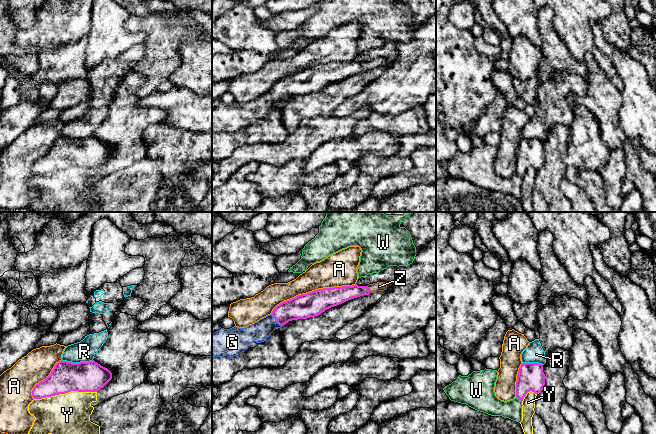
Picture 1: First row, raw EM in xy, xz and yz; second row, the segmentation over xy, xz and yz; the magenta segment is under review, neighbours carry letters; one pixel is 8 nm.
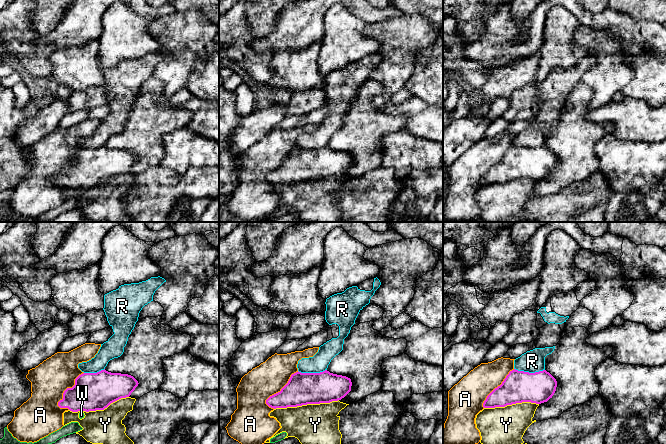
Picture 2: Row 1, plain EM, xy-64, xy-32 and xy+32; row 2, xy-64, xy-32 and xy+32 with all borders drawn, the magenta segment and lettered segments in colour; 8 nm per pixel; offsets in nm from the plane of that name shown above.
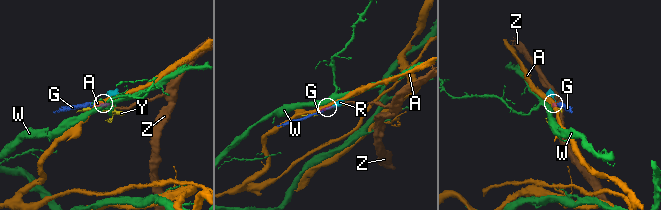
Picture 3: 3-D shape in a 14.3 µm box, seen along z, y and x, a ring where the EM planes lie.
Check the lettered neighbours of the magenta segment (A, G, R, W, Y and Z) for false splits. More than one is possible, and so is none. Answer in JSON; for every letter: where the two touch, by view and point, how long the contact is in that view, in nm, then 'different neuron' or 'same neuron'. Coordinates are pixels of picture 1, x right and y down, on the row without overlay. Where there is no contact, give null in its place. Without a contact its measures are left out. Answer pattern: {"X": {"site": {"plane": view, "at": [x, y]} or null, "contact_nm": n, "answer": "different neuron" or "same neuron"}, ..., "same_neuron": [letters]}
{"A": {"site": {"plane": "xz", "at": [312, 67]}, "contact_nm": 750, "answer": "different neuron"}, "G": {"site": {"plane": "xz", "at": [276, 97]}, "contact_nm": 140, "answer": "same neuron"}, "R": {"site": {"plane": "xy", "at": [76, 139]}, "contact_nm": 260, "answer": "different neuron"}, "W": {"site": {"plane": "yz", "at": [519, 175]}, "contact_nm": 60, "answer": "different neuron"}, "Y": {"site": {"plane": "xy", "at": [65, 168]}, "contact_nm": 500, "answer": "different neuron"}, "Z": {"site": {"plane": "xz", "at": [368, 65]}, "contact_nm": 70, "answer": "same neuron"}, "same_neuron": ["G", "Z"]}

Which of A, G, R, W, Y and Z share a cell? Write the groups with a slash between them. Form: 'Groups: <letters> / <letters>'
Groups: A / G Z / R / W / Y

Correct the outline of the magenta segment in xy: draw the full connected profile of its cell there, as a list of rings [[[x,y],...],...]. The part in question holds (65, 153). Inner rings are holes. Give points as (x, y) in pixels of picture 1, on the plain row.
[[[94,136],[72,139],[59,137],[50,151],[35,161],[34,175],[42,175],[71,167],[97,168],[112,155],[112,149]]]

